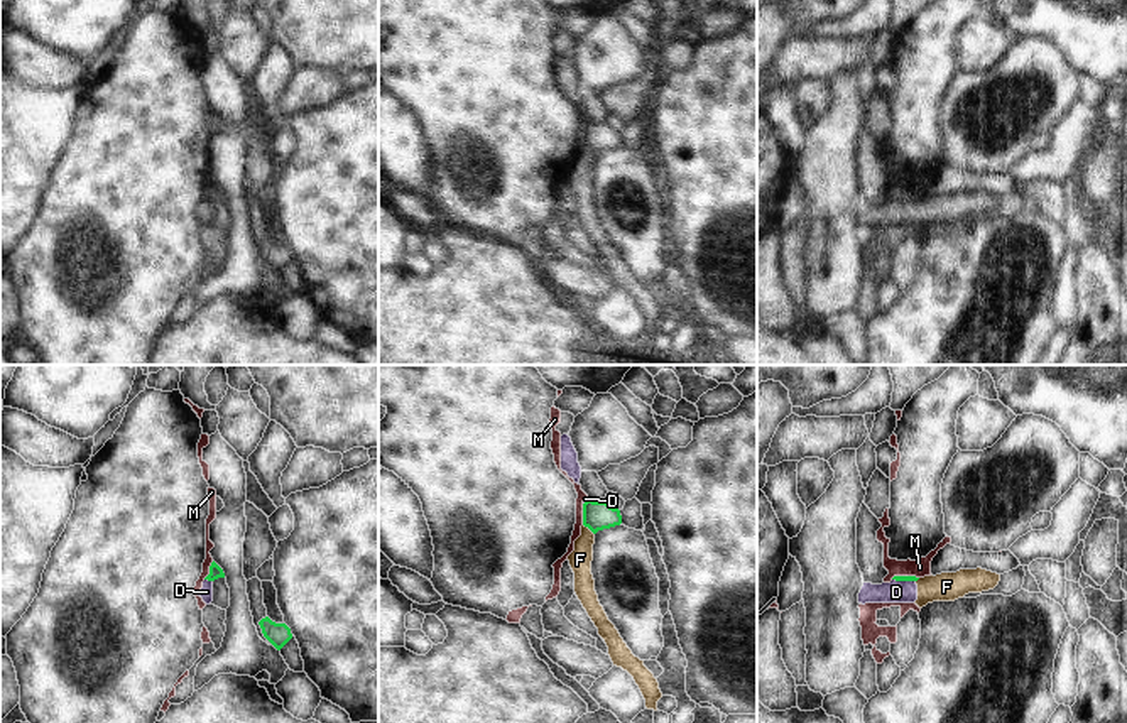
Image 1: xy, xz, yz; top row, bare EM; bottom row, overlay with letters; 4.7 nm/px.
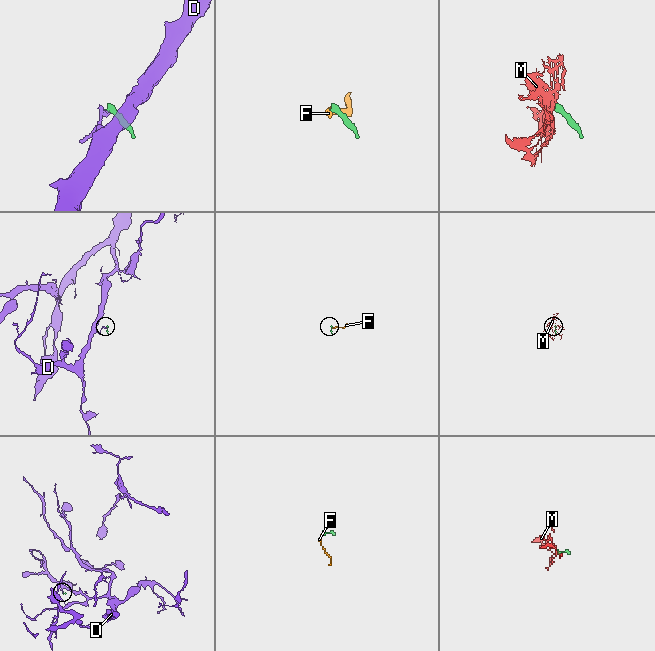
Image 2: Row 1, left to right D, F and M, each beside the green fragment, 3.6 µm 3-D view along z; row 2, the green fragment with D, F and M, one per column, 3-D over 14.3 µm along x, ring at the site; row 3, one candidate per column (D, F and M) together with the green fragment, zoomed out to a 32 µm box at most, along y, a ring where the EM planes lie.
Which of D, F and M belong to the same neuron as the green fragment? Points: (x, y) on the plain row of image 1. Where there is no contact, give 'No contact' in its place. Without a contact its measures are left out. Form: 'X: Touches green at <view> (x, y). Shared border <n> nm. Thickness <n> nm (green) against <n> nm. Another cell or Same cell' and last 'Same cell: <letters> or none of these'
D: Touches green at xy (208, 201). Shared border 40 nm. Thickness 60 nm (green) against 60 nm. Another cell
F: Touches green at xz (588, 149). Shared border 80 nm. Thickness 140 nm (green) against 110 nm. Another cell
M: Touches green at xz (583, 135). Shared border 100 nm. Thickness 140 nm (green) against 50 nm. Another cell
Same cell: none of these.

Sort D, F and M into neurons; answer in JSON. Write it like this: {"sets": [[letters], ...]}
{"sets": [["D", "F"], ["M"]]}

